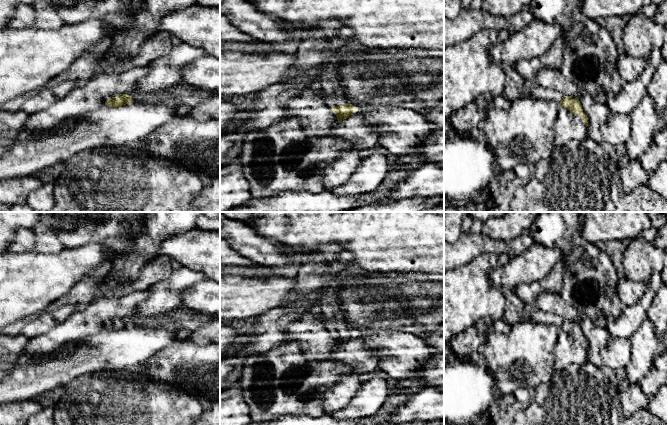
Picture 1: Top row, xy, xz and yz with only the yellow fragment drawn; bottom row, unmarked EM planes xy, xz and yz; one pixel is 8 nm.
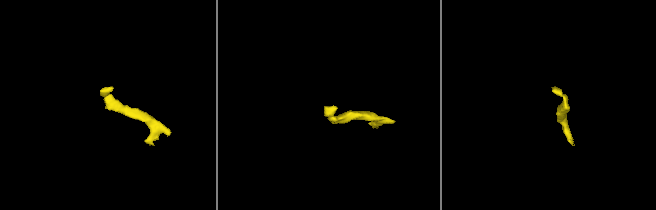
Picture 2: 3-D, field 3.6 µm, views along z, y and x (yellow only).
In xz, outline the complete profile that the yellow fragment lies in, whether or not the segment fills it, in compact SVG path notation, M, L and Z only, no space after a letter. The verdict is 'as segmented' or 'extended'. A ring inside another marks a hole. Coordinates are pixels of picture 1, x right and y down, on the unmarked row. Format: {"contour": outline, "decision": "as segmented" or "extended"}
{"contour": "M331 282L326 284L320 311L328 326L332 329L332 336L336 339L338 346L348 342L356 335L356 330L348 328L345 324L339 302L335 297L335 288Z", "decision": "extended"}

